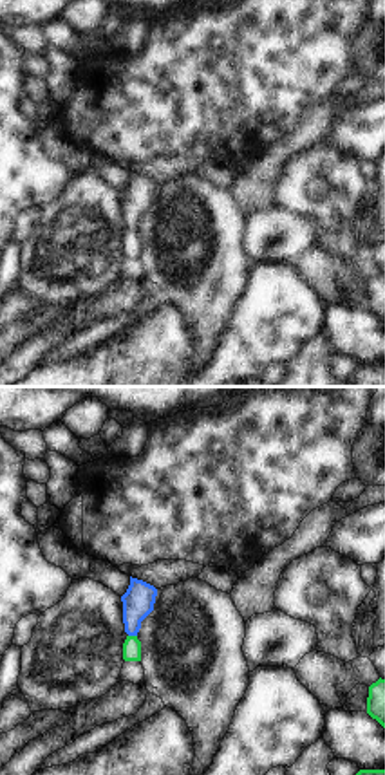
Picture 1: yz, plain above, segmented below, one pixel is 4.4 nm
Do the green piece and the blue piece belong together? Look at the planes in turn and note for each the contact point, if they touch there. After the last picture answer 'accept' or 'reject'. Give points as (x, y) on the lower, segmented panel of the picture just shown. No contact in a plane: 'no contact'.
(132, 636)

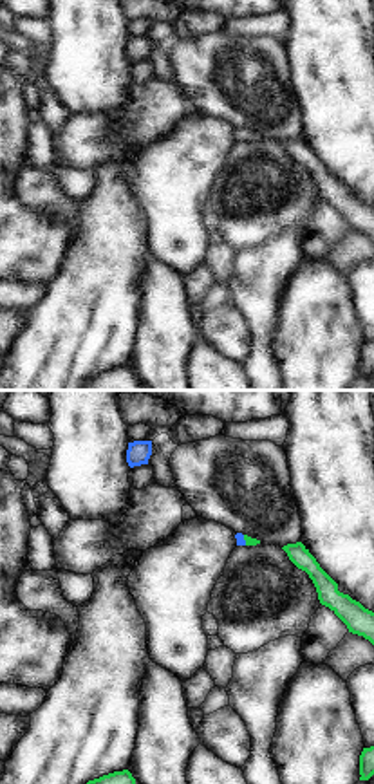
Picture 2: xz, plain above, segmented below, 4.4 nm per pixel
(244, 539)

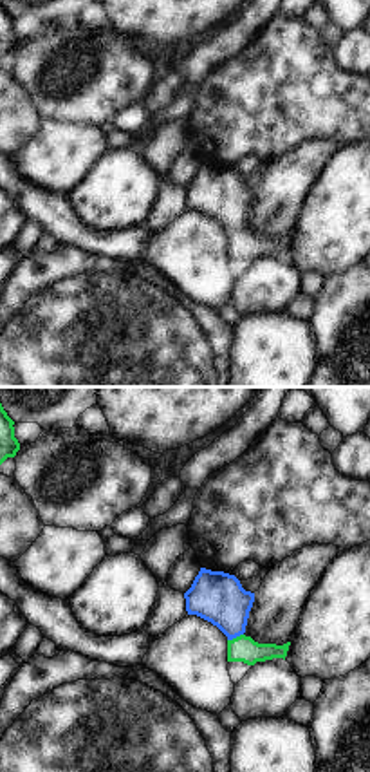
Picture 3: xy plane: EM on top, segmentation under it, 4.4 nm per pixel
(237, 637)

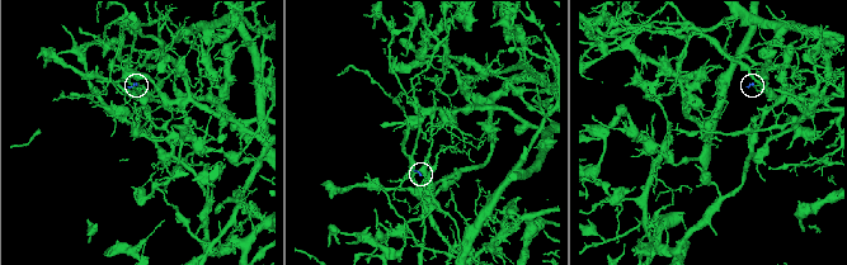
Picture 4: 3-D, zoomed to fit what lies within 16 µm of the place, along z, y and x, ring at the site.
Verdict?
accept

